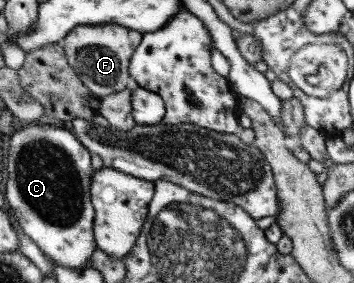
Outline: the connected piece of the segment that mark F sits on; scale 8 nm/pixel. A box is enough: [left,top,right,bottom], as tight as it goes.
[61,24,142,98]

